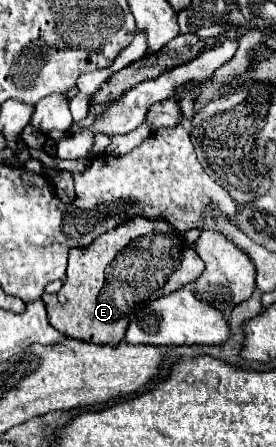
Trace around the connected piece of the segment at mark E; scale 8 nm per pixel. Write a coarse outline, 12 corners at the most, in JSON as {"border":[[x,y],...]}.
{"border":[[135,216],[71,248],[51,326],[117,346],[127,318],[195,282],[195,246]]}

